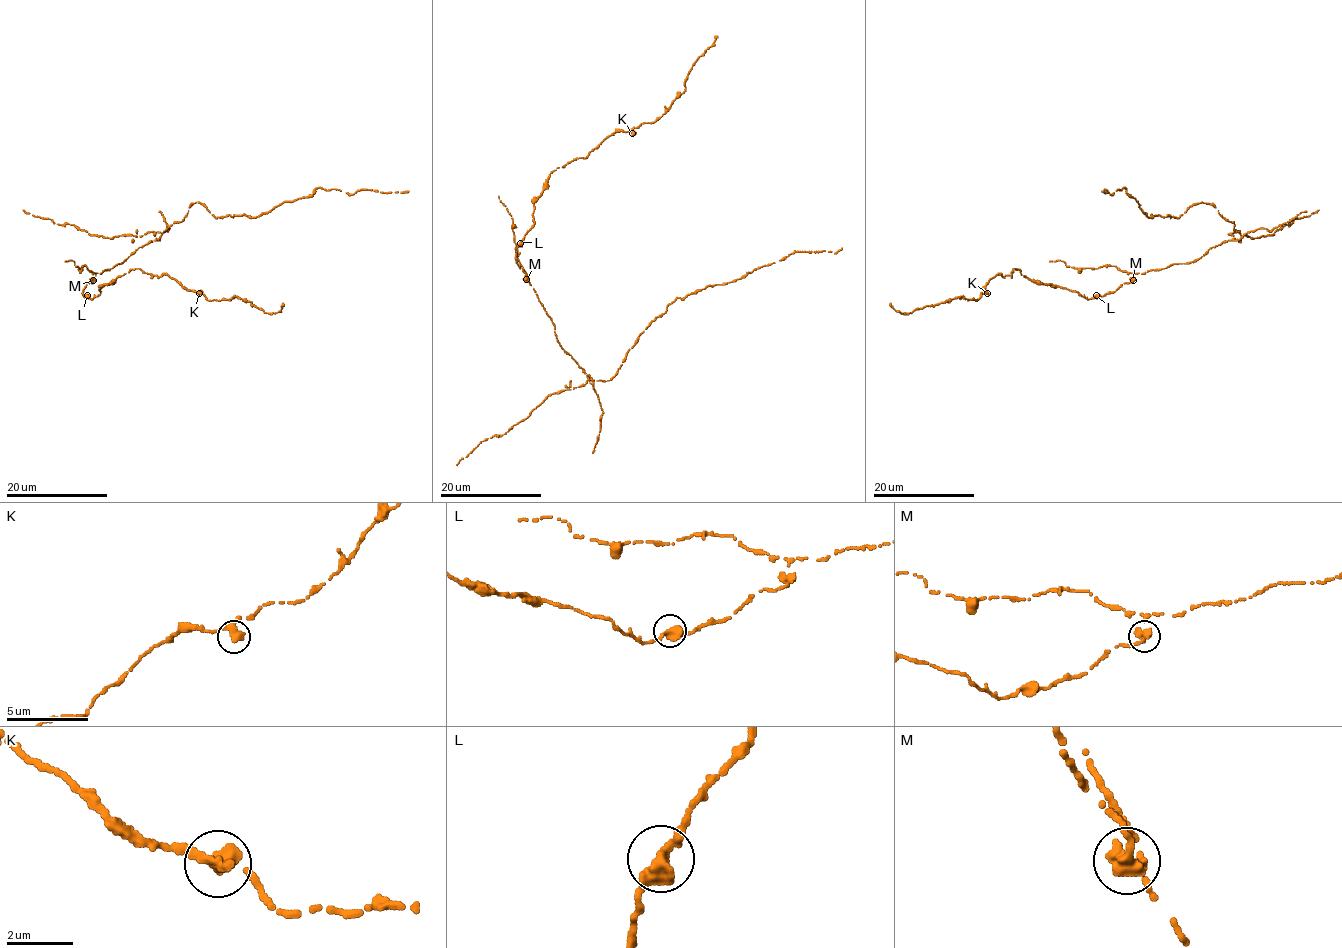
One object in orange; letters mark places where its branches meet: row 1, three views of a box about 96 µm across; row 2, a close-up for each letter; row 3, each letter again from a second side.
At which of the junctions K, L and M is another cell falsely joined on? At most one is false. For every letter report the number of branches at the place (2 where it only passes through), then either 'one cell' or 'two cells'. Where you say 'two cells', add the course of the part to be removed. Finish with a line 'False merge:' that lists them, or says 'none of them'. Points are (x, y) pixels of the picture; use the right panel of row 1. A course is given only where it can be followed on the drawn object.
K: branches 2; one cell
L: branches 2; one cell
M: branches 2; two cells; course (1133, 280), (1237, 241), (1235, 224), (1204, 202), (1177, 218), (1148, 218), (1125, 187), (1101, 191)
False merge: M

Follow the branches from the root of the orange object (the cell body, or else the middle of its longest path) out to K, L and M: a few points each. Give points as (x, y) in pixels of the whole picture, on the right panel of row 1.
K: (1172, 264), (1135, 272), (1115, 292), (1090, 299), (1034, 283), (1018, 269), (989, 279), (987, 293)
L: (1172, 264), (1163, 269), (1135, 272), (1132, 281), (1121, 284), (1115, 292), (1096, 295)
M: (1172, 264), (1163, 269), (1135, 272), (1133, 280)

